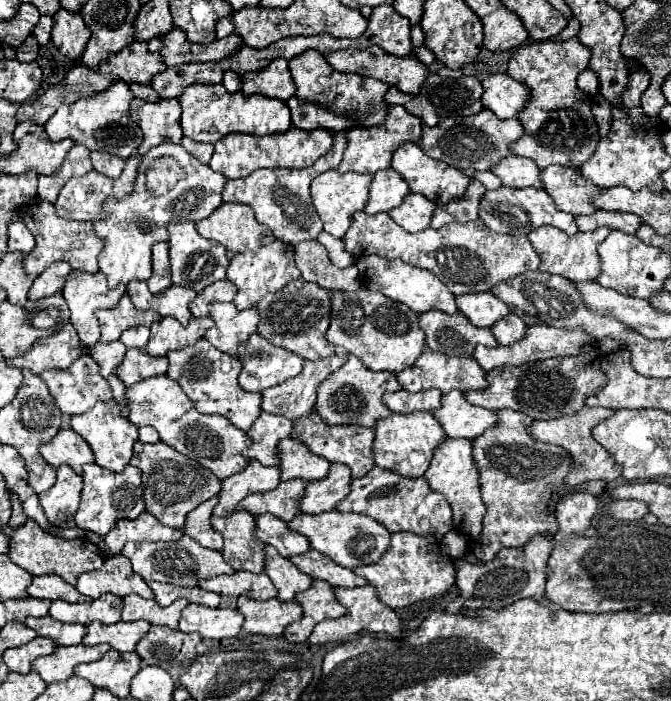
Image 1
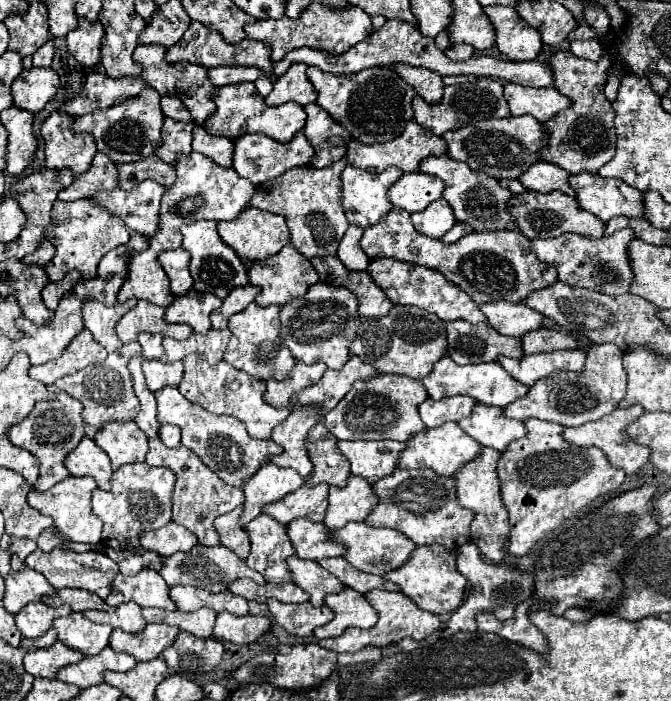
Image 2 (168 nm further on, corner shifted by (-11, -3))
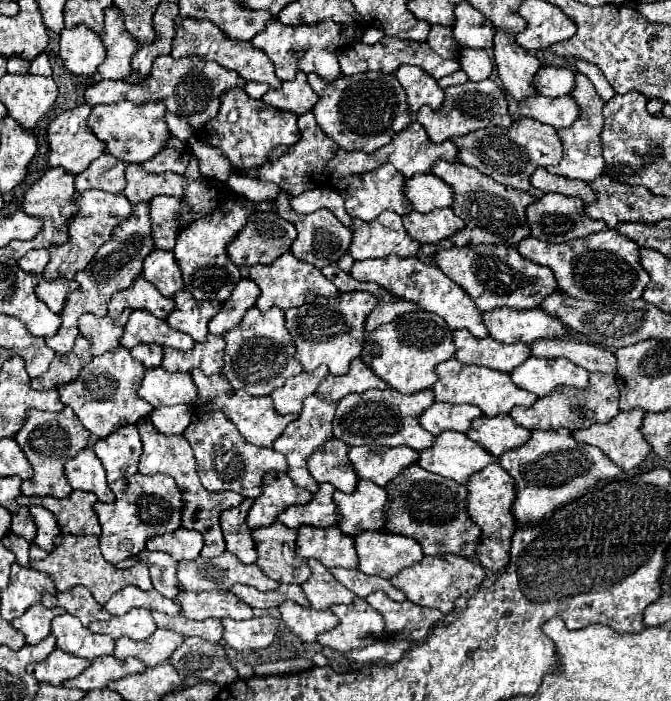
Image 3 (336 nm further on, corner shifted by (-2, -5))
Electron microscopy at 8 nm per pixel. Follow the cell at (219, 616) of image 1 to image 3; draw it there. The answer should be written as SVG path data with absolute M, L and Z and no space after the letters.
M273 616L251 618L251 620L231 620L223 618L223 640L227 646L235 650L261 650L267 648L275 640L275 632L279 628L279 620Z

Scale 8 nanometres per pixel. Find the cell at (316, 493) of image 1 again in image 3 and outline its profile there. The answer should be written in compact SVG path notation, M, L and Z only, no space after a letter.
M359 480L357 490L353 494L335 492L335 504L339 506L341 518L339 528L347 532L347 536L357 536L359 532L379 532L383 530L385 506L387 506L387 490L377 486L371 480Z

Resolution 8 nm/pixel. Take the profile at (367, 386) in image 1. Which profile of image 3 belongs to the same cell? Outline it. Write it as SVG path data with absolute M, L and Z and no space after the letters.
M393 388L387 390L369 390L365 394L351 394L337 404L333 434L343 440L347 446L363 444L381 444L381 446L409 446L413 450L427 450L433 446L435 436L429 434L421 424L419 416L423 410L433 406L435 398L431 390L401 394Z

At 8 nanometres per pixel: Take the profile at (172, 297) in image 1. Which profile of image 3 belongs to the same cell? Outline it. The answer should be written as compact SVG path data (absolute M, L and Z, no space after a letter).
M181 290L173 296L175 310L169 314L167 324L179 332L189 334L195 342L203 342L207 336L207 322L221 310L221 302L199 302L191 292Z

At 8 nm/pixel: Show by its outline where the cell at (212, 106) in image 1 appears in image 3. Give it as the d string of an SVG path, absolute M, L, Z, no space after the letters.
M231 88L221 96L221 108L213 122L207 128L199 128L197 134L205 138L203 142L221 150L221 154L233 164L237 172L249 172L265 164L277 146L293 146L299 142L301 134L297 128L297 116L283 110L273 110L271 120L263 120L261 112L265 112L267 104L263 100L253 100L247 96L243 88Z

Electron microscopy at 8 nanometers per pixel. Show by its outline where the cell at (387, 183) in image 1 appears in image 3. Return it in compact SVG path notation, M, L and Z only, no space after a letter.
M415 174L405 182L405 196L413 204L413 210L431 212L435 208L449 208L453 204L453 188L449 188L439 176L435 174Z

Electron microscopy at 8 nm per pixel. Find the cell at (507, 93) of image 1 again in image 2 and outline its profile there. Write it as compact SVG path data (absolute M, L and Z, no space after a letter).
M506 84L504 98L510 106L510 116L530 114L538 122L556 116L570 104L570 100L556 88L528 88L520 84Z

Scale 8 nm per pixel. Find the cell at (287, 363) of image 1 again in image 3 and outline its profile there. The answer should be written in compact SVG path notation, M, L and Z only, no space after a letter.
M319 366L315 372L301 372L289 378L283 388L271 394L275 402L275 410L281 414L291 414L291 412L299 414L303 408L303 400L317 390L317 386L323 382L323 378L327 378L327 374L329 374L329 368Z

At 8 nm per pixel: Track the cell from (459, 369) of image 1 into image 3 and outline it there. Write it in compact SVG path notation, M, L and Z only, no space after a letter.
M451 358L447 362L441 362L439 368L439 382L433 386L435 400L437 402L449 402L449 404L475 404L483 410L485 416L499 416L499 414L509 414L513 406L523 406L529 408L535 404L537 396L515 386L511 378L505 372L483 368L483 366L467 366L461 364L459 360Z

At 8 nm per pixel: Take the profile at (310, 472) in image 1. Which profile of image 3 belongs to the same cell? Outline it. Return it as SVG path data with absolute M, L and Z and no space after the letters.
M337 438L329 440L323 448L309 456L307 466L317 482L331 482L341 492L355 492L359 476L347 456L349 446Z

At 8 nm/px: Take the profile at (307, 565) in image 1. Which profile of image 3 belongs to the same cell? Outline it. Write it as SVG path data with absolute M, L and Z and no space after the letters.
M331 568L331 574L345 586L349 588L353 594L357 594L359 598L369 596L375 590L383 590L391 600L403 602L405 594L401 590L397 590L389 580L383 580L379 576L367 576L361 570L345 570L345 568Z

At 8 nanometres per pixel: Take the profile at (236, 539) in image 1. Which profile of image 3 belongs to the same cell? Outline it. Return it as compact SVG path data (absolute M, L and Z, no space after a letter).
M277 522L275 526L271 524L271 528L253 530L253 540L259 554L257 566L273 580L279 580L281 584L303 584L311 576L307 560L299 560L295 552L295 528Z

